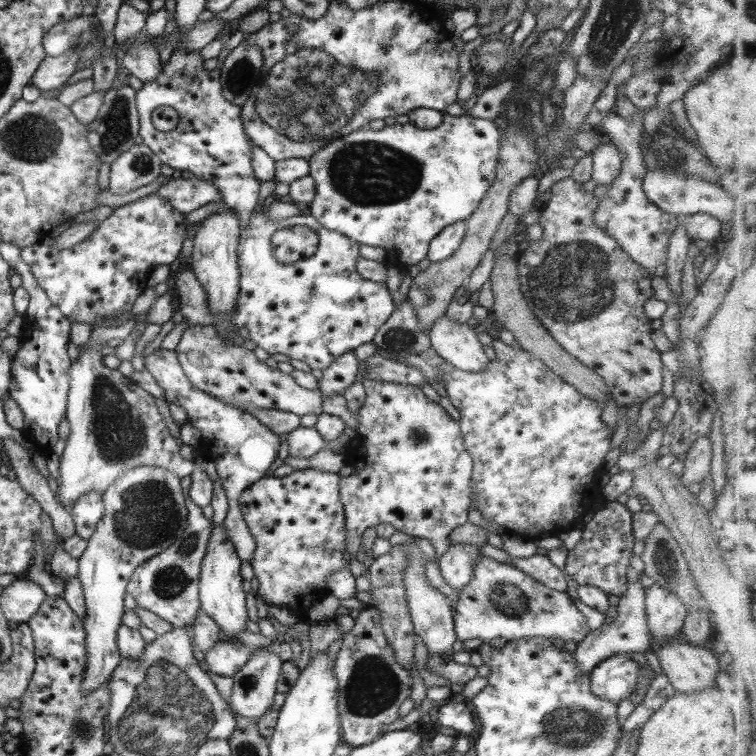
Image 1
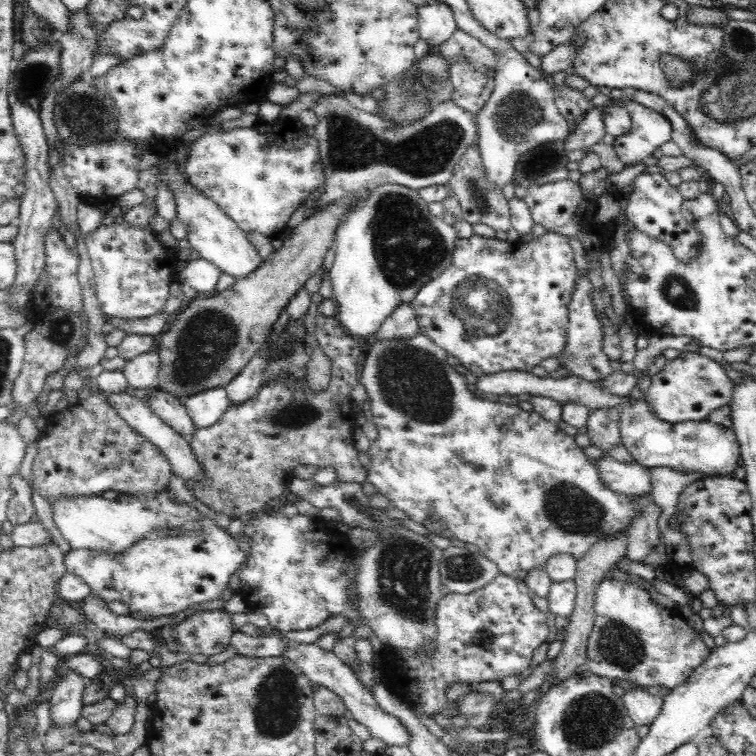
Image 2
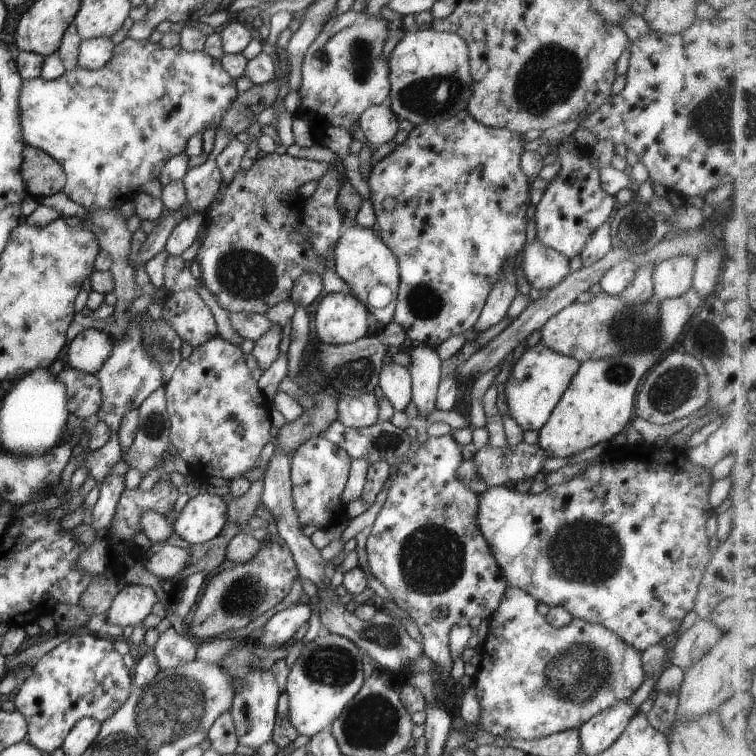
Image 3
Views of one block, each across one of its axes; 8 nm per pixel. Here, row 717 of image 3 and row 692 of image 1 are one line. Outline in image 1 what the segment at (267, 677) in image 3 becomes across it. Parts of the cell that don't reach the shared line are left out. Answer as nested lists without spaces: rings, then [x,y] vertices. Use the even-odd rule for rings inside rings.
[[[266,647],[252,650],[247,662],[232,676],[231,708],[257,722],[273,702],[283,662]]]

